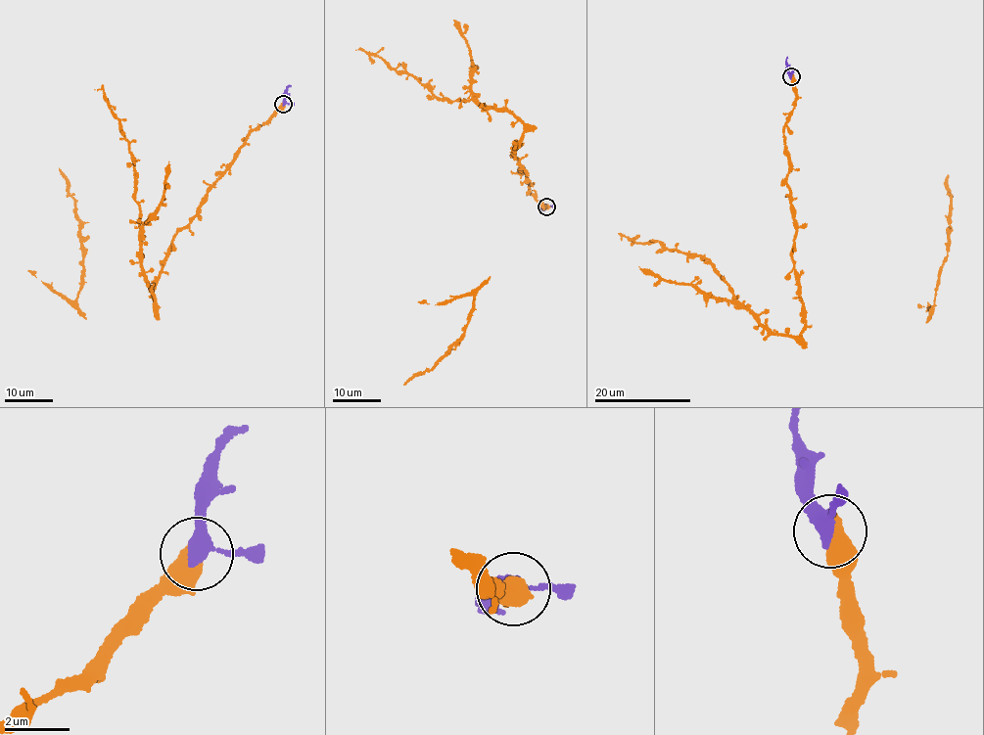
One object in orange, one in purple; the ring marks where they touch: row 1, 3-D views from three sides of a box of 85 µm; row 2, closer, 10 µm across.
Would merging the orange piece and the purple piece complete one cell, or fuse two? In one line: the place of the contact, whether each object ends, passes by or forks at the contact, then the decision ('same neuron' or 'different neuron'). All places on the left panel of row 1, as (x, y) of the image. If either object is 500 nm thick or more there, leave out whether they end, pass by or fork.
at (283, 104); same neuron

